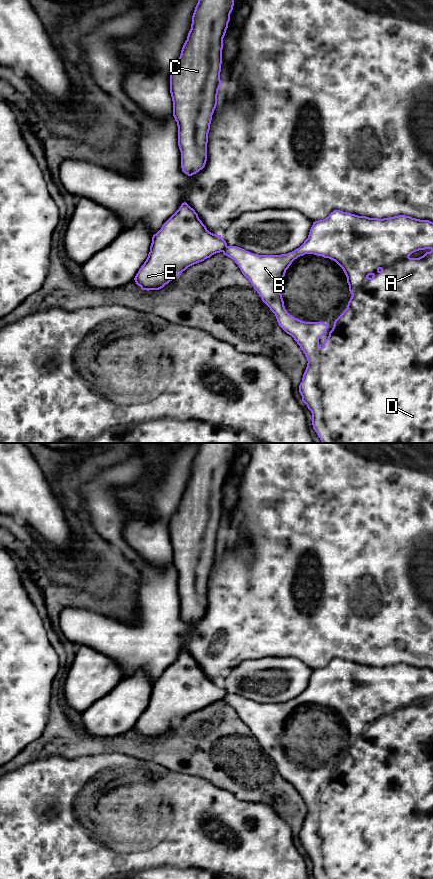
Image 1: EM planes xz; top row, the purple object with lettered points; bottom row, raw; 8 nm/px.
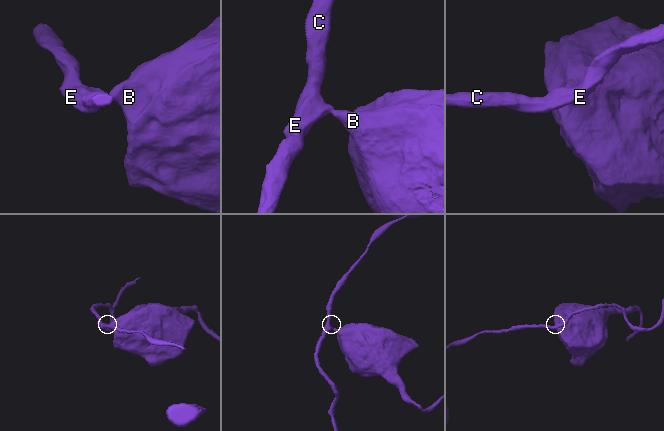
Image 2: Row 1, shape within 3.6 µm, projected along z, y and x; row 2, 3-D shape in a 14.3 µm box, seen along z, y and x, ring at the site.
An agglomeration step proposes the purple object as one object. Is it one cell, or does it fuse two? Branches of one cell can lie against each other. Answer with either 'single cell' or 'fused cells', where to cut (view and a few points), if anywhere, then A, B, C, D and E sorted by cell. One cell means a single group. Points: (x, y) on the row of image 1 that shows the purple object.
fused cells | xz (227, 246), (222, 251) | A B D / C E

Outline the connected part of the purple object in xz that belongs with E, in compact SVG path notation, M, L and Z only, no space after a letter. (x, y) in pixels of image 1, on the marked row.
M186 202L153 235L150 252L134 280L142 290L159 290L180 276L188 267L223 252L227 247L221 235L209 232L198 214Z

